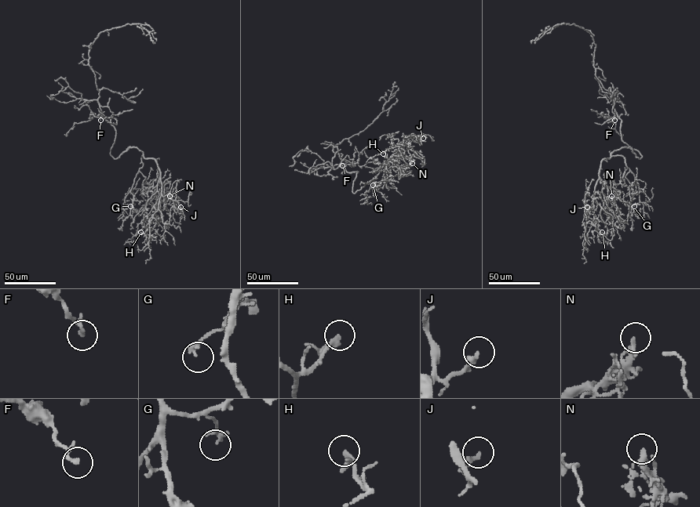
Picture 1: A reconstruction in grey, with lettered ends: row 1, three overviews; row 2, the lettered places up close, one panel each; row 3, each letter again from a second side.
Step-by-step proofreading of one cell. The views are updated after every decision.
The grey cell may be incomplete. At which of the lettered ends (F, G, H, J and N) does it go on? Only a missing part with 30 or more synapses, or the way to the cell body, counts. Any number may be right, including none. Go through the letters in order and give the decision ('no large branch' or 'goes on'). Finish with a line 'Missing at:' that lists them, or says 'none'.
F: no large branch
G: no large branch
H: no large branch
J: no large branch
N: no large branch
Missing at: none

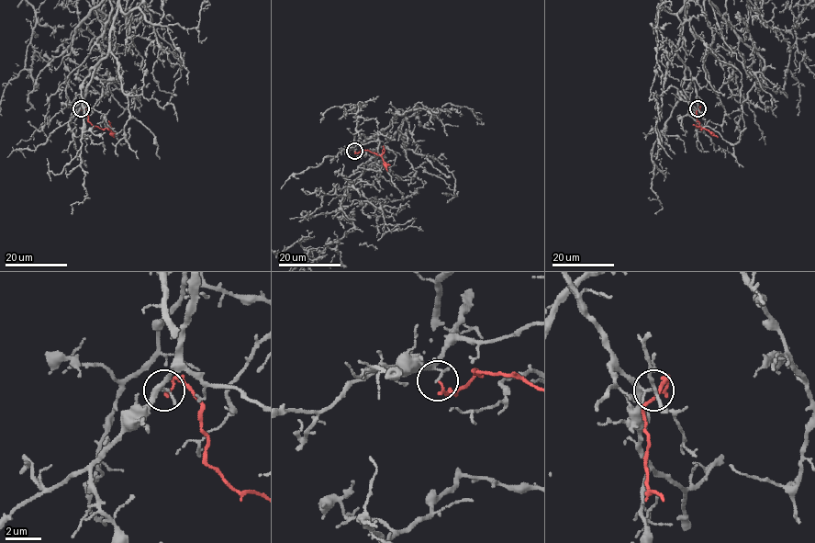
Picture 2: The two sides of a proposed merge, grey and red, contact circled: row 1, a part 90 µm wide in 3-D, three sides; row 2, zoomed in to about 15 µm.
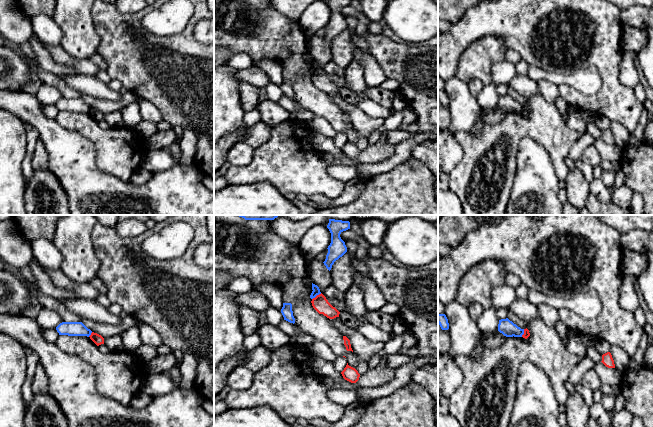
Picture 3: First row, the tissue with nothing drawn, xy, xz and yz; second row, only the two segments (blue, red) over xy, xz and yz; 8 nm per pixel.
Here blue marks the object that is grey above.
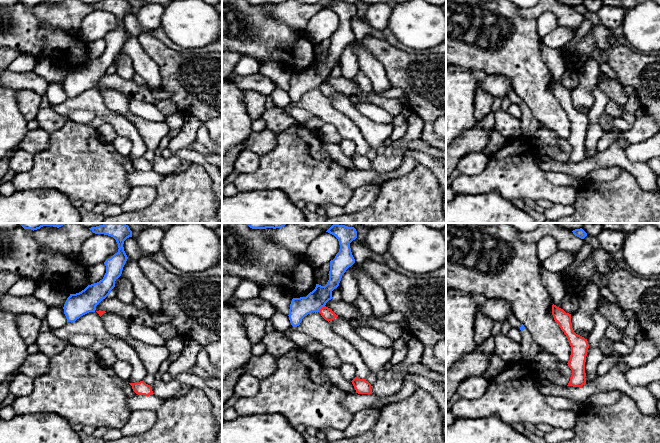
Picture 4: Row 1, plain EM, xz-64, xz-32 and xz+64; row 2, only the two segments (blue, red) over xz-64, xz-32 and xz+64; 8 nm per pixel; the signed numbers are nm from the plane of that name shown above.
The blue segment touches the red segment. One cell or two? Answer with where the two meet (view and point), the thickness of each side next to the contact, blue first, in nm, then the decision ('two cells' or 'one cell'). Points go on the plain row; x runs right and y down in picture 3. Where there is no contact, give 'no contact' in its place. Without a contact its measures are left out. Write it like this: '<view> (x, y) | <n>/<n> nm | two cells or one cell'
xz (316, 71) | 60/120 nm | two cells

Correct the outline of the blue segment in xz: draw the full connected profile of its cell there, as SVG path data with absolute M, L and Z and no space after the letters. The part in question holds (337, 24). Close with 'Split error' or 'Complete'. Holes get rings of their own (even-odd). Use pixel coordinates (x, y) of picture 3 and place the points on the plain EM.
M328 0L327 4L331 9L331 19L327 24L328 29L323 39L330 47L334 38L347 28L347 23L340 10L350 5L350 0Z. Complete

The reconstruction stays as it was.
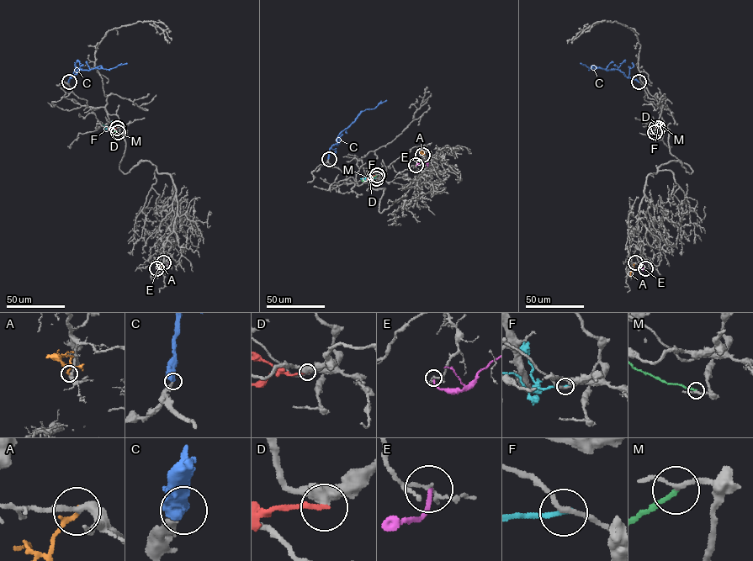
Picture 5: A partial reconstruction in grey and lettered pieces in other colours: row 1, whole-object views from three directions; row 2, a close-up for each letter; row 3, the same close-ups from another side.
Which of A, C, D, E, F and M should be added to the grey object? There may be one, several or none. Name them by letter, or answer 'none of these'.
C

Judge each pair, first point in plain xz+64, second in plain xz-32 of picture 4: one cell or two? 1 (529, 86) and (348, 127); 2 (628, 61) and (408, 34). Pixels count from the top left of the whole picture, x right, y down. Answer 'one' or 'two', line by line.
1: one
2: two

